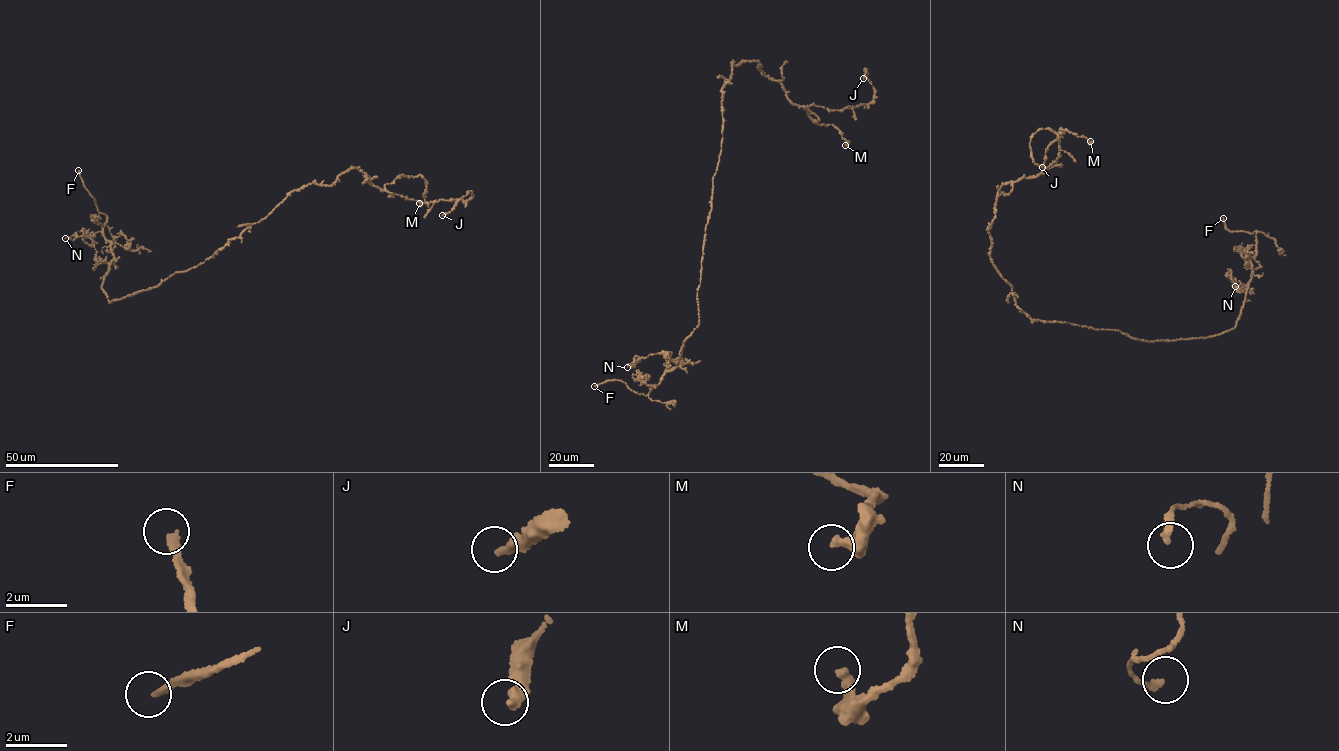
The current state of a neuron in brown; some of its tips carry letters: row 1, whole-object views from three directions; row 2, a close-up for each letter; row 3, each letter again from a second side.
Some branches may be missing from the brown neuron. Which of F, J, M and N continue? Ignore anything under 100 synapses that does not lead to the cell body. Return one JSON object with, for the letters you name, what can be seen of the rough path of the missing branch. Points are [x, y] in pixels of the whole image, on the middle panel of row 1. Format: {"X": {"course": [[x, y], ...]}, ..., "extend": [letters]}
{"F": {"course": [[594, 386], [583, 393], [566, 387]]}, "extend": ["F"]}

